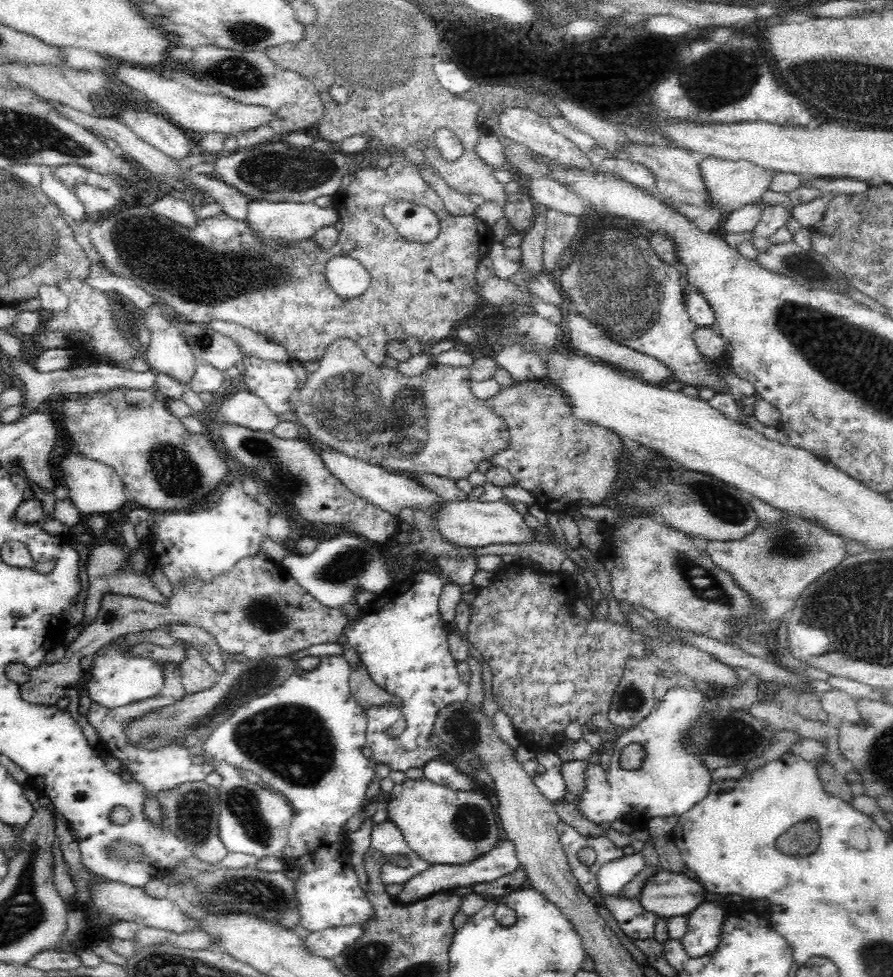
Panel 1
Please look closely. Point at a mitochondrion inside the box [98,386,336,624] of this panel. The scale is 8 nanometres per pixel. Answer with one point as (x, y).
(175, 472)

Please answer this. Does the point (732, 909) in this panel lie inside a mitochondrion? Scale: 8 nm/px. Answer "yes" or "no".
no

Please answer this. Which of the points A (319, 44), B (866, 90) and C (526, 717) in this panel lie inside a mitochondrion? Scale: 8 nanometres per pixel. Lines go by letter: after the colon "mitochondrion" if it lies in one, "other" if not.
A: other
B: mitochondrion
C: other

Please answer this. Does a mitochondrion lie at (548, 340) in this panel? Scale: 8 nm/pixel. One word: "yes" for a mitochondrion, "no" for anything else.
no

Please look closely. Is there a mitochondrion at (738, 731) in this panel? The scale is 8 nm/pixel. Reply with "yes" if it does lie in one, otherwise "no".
yes

